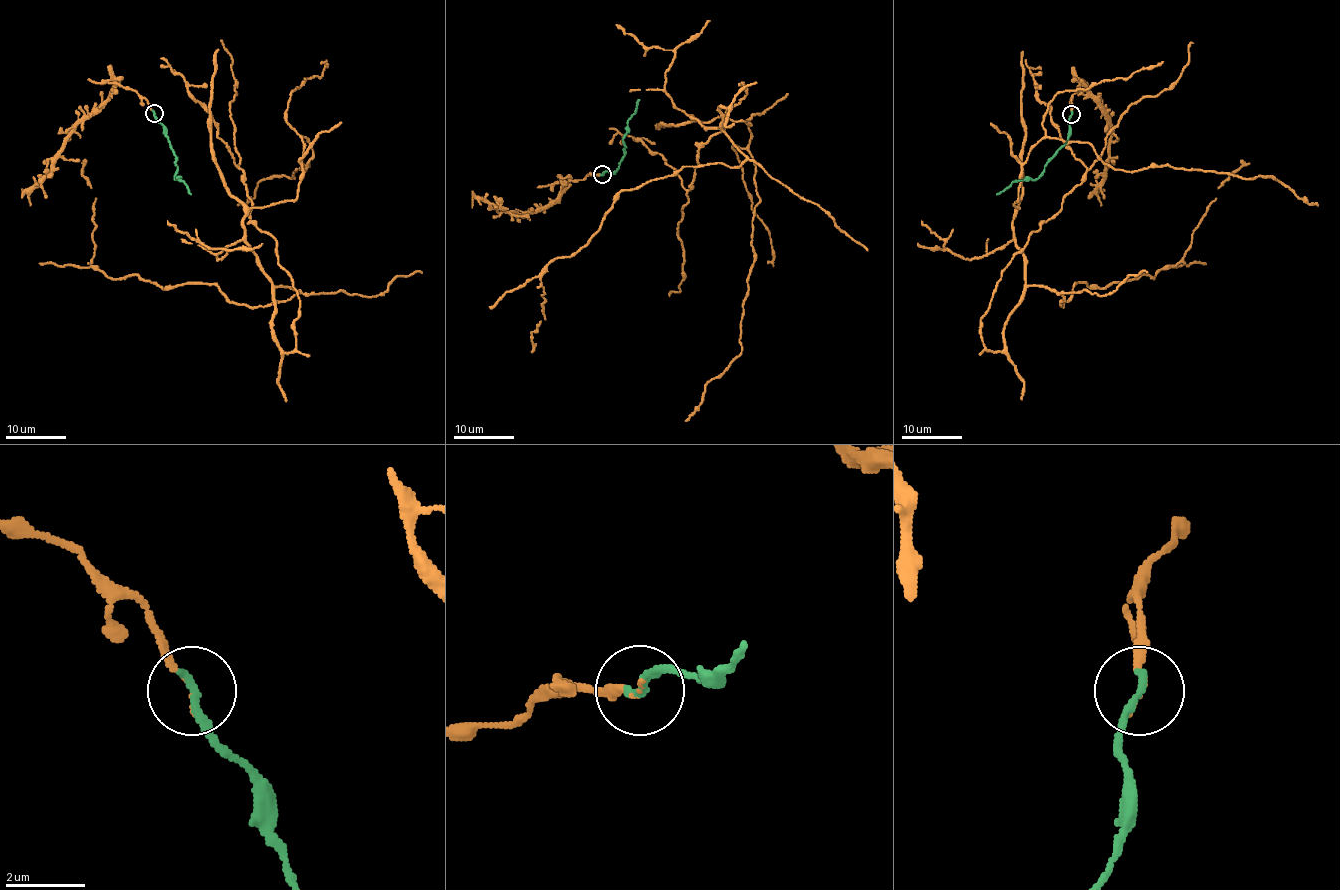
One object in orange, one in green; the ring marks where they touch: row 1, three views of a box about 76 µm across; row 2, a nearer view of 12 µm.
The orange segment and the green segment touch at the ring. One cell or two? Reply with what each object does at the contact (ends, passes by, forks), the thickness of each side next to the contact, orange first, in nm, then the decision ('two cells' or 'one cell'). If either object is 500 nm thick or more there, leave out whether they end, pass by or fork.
orange ends; green ends; calibres 70 and 240 nm; one cell

